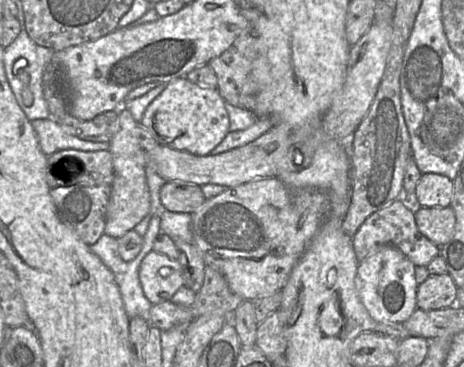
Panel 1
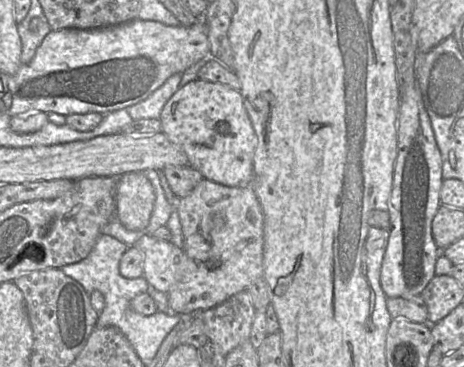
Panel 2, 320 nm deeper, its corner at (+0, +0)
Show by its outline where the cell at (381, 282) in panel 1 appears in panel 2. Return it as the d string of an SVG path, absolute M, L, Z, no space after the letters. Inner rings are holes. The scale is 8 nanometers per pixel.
M415 79L415 86L405 87L400 97L397 120L397 158L389 198L390 232L380 271L380 283L387 297L412 297L422 293L436 275L435 264L441 254L432 235L432 221L441 205L443 182L441 153L437 146L431 121L424 108Z

